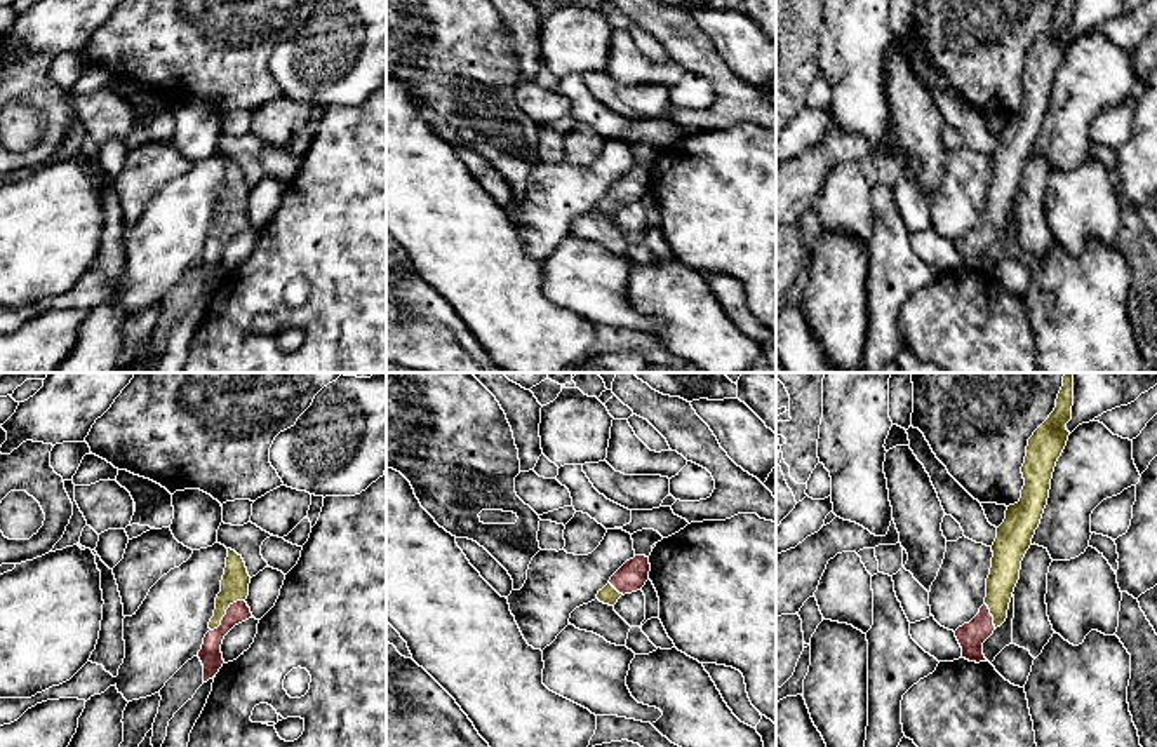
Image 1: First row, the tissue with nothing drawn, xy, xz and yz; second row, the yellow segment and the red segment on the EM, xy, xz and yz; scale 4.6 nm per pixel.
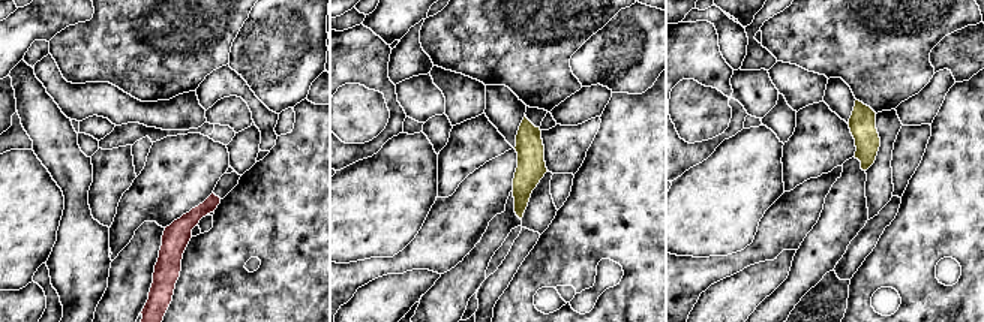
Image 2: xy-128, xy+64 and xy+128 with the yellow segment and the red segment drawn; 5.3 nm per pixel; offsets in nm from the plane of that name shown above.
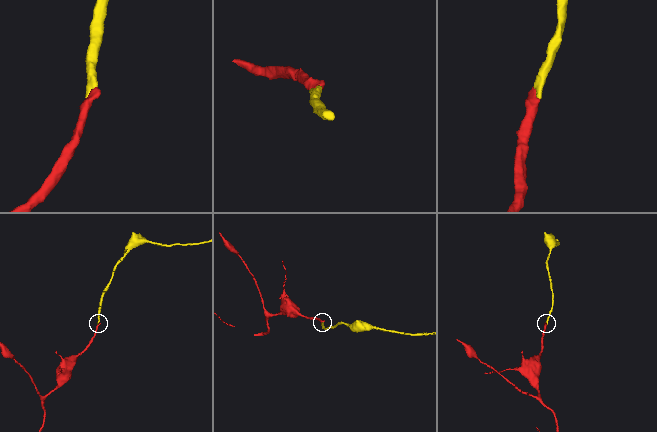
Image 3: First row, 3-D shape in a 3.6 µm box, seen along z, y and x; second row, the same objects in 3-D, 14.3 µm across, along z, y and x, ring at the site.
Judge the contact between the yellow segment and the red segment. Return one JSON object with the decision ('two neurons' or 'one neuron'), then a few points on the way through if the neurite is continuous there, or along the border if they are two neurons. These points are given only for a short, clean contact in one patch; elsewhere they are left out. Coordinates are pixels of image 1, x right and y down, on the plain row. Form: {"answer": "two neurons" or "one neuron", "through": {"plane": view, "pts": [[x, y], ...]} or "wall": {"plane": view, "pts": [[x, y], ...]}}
{"answer": "one neuron", "through": {"plane": "xy", "pts": [[235, 190], [230, 216], [225, 223], [213, 249], [211, 267]]}}

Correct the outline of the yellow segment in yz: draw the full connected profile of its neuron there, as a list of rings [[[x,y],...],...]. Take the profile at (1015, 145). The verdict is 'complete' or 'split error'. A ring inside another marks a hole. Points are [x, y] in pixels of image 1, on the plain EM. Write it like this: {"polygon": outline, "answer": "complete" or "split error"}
{"polygon": [[[1060,0],[1054,21],[1028,49],[1021,77],[1025,96],[1020,111],[1007,117],[1006,129],[997,138],[985,214],[969,233],[955,240],[962,268],[969,272],[988,272],[983,265],[983,252],[1007,228],[1009,212],[1020,190],[1021,171],[1040,134],[1053,82],[1070,45],[1067,33],[1072,30],[1072,16],[1073,0]]], "answer": "split error"}

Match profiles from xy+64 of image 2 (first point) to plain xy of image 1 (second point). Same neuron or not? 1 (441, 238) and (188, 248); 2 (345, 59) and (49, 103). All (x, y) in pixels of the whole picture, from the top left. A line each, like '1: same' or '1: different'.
1: same
2: same

